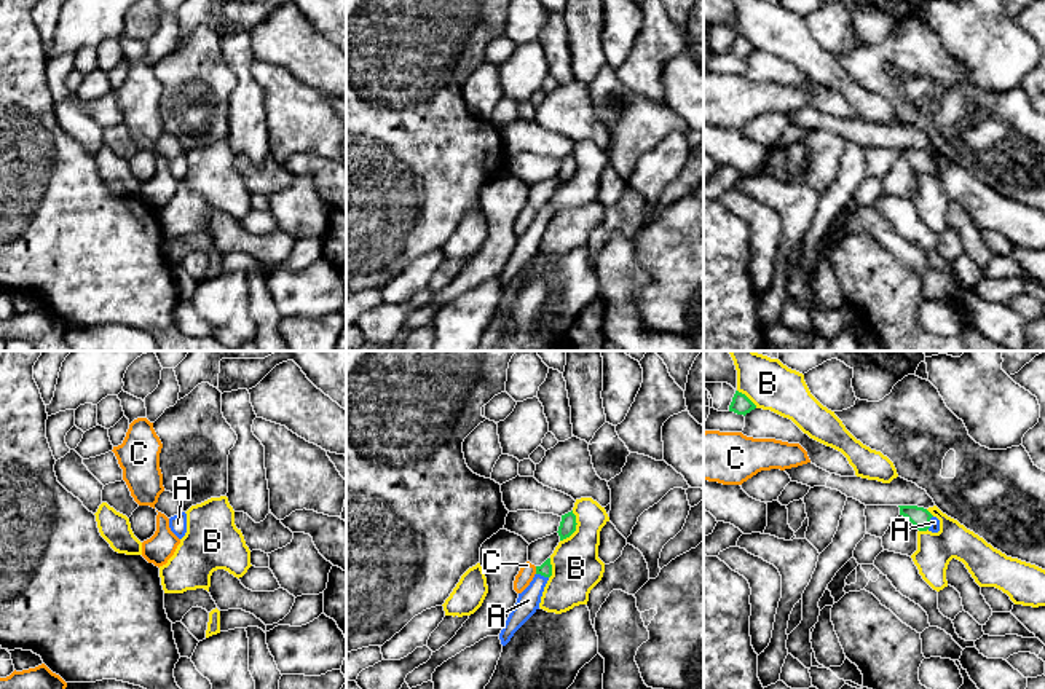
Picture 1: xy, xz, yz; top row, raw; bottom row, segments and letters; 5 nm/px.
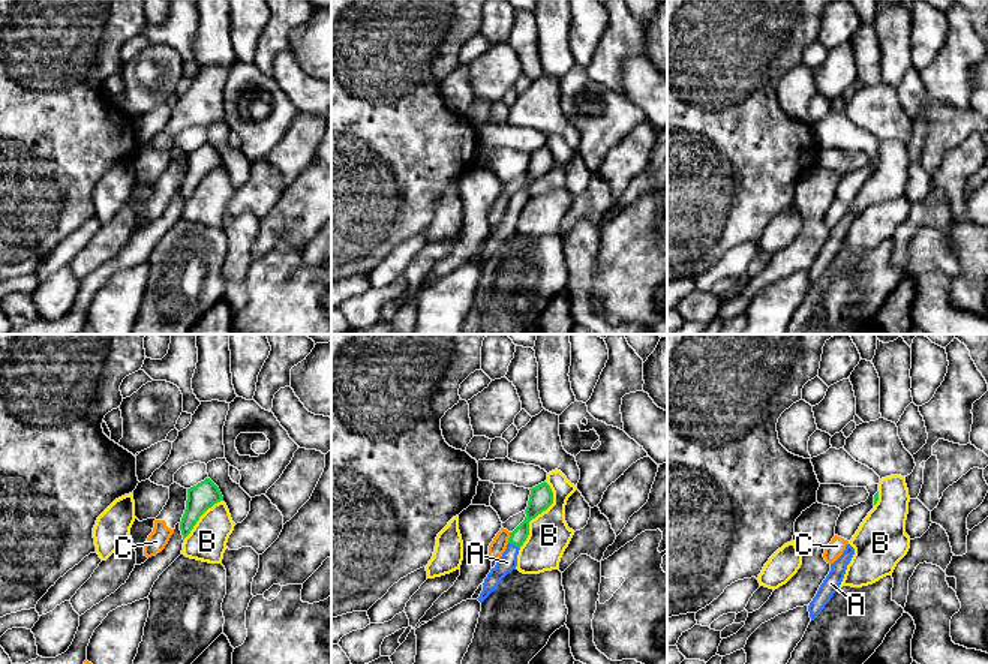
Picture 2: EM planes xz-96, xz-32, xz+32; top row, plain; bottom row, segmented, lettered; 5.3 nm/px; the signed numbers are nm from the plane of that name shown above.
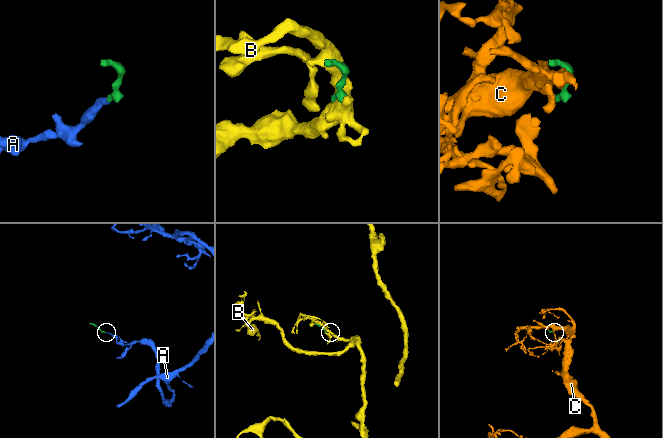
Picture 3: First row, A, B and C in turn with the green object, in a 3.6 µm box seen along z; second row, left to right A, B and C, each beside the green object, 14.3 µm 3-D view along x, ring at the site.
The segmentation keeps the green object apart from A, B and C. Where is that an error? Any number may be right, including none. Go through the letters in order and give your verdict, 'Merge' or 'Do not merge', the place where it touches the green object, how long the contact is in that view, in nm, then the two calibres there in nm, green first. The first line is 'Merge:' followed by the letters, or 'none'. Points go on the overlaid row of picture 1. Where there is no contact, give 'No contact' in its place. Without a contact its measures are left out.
Merge: A
A: Merge. Touches green at xz (543, 574). Shared border 70 nm. Thickness 70 nm (green) against 110 nm
B: Do not merge. Touches green at xz (575, 528). Shared border 170 nm. Thickness 80 nm (green) against 260 nm
C: Do not merge. Touches green at xz (536, 570). Shared border 40 nm. Thickness 70 nm (green) against 80 nm

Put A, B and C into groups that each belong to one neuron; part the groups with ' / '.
A / B / C

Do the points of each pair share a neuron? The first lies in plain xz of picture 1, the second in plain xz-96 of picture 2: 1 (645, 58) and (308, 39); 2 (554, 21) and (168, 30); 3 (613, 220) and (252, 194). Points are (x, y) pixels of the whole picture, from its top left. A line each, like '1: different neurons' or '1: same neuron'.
1: different neurons
2: same neuron
3: same neuron

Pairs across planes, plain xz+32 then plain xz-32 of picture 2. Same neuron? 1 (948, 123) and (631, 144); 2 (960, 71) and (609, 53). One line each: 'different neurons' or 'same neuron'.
1: different neurons
2: same neuron

